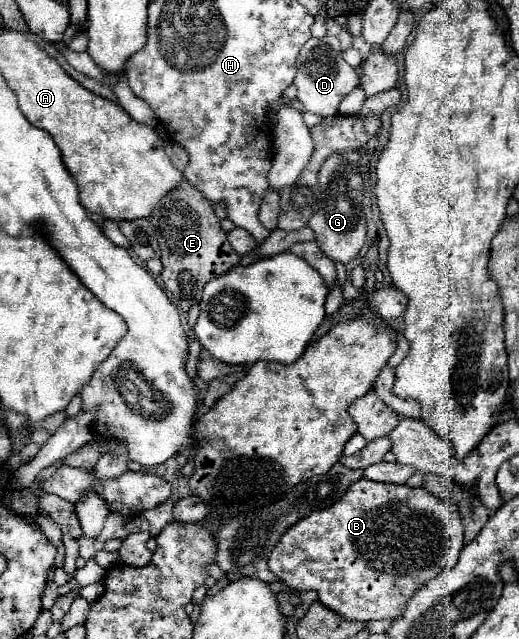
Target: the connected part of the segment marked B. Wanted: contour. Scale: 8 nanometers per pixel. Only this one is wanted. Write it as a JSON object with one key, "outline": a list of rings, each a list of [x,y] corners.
{"outline":[[[359,479],[335,505],[315,511],[291,525],[271,551],[267,565],[293,589],[315,591],[327,609],[347,621],[393,619],[403,611],[403,605],[415,589],[457,563],[461,547],[463,525],[455,505],[439,501],[423,487]]]}

